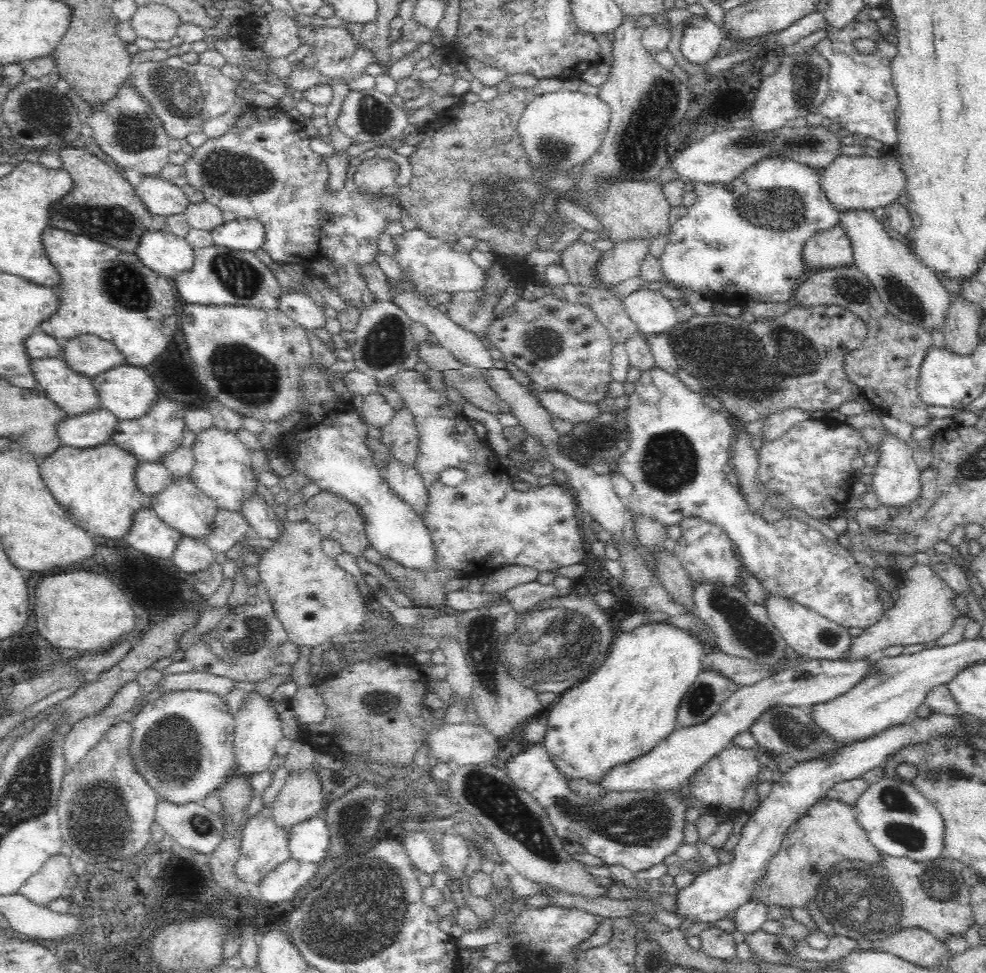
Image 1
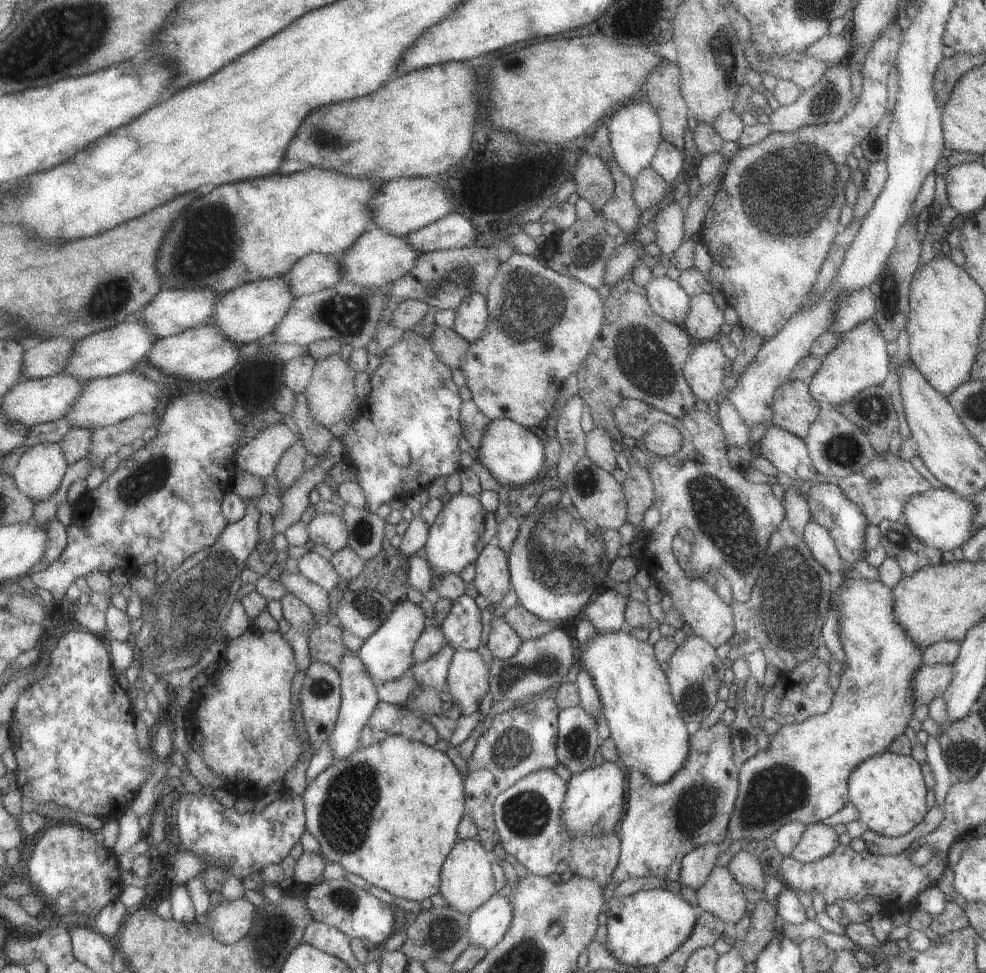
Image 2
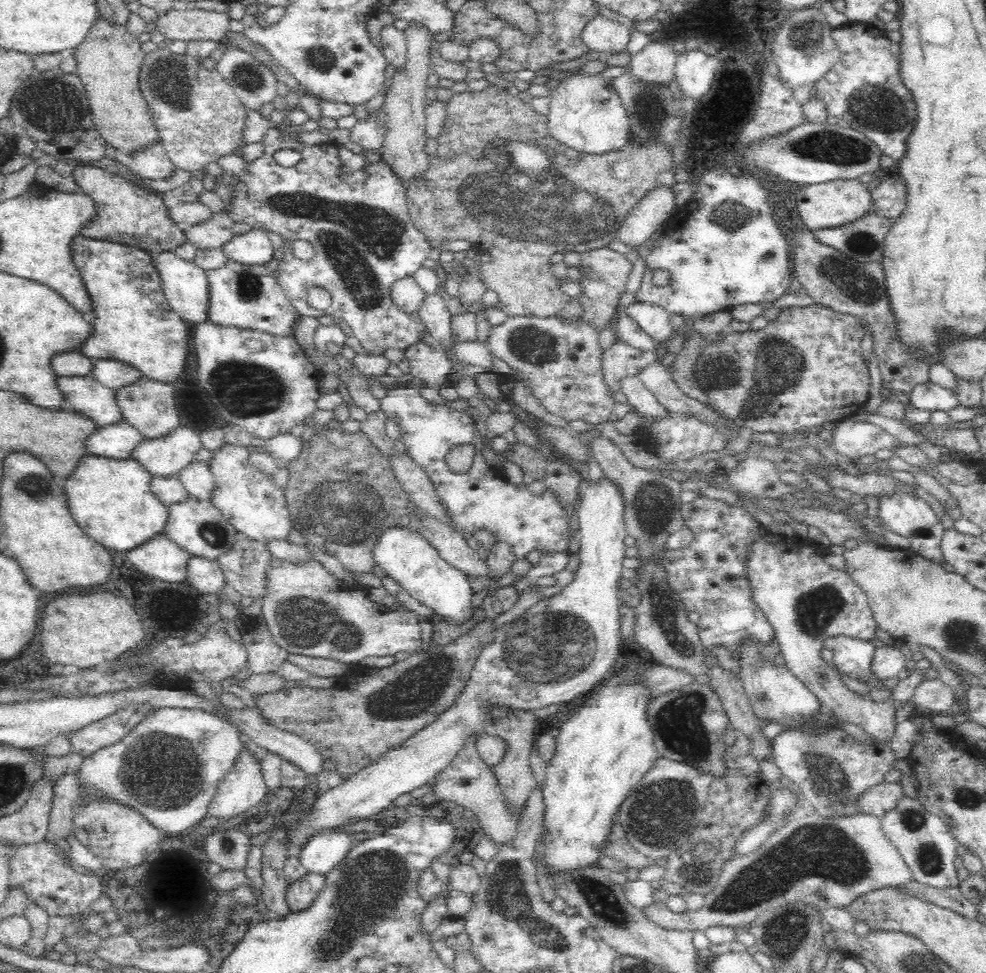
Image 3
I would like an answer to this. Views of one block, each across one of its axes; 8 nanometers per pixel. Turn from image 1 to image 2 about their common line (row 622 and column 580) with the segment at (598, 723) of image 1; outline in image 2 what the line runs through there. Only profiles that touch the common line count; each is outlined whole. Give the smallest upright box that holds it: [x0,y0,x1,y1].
[578,628,690,784]

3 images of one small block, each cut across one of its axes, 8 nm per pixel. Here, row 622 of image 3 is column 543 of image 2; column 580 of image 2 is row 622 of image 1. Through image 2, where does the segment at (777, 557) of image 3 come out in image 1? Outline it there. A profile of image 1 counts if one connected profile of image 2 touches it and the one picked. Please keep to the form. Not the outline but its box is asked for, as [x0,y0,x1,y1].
[616,366,883,629]

